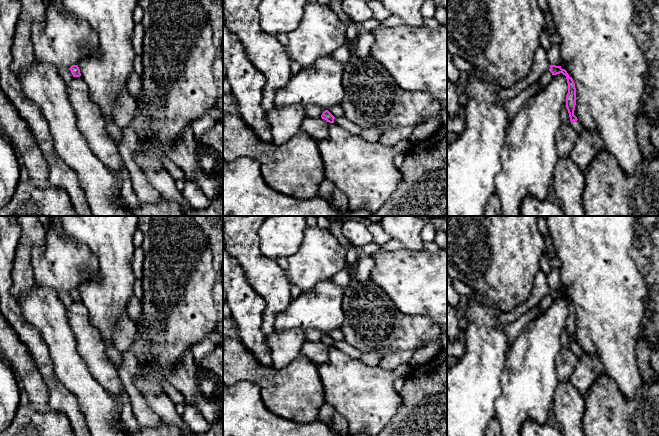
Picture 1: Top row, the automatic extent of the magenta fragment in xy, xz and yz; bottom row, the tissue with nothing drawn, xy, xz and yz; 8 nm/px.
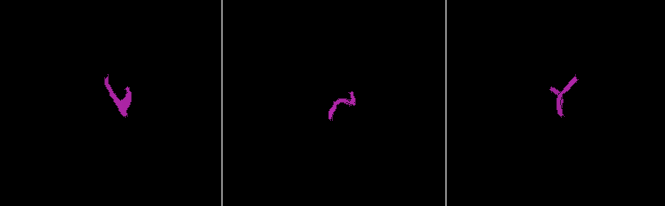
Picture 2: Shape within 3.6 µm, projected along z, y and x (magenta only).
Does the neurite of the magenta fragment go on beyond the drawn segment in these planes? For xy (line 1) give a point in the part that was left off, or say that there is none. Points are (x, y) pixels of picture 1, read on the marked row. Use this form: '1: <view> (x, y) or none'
1: none

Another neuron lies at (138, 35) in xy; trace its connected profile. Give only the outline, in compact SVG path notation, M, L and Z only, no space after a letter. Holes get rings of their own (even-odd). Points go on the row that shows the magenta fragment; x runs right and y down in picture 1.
M139 24L134 25L133 47L136 53L142 56L144 28Z

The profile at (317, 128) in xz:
M305 117L301 123L300 131L308 134L316 141L328 137L329 122L322 118Z

